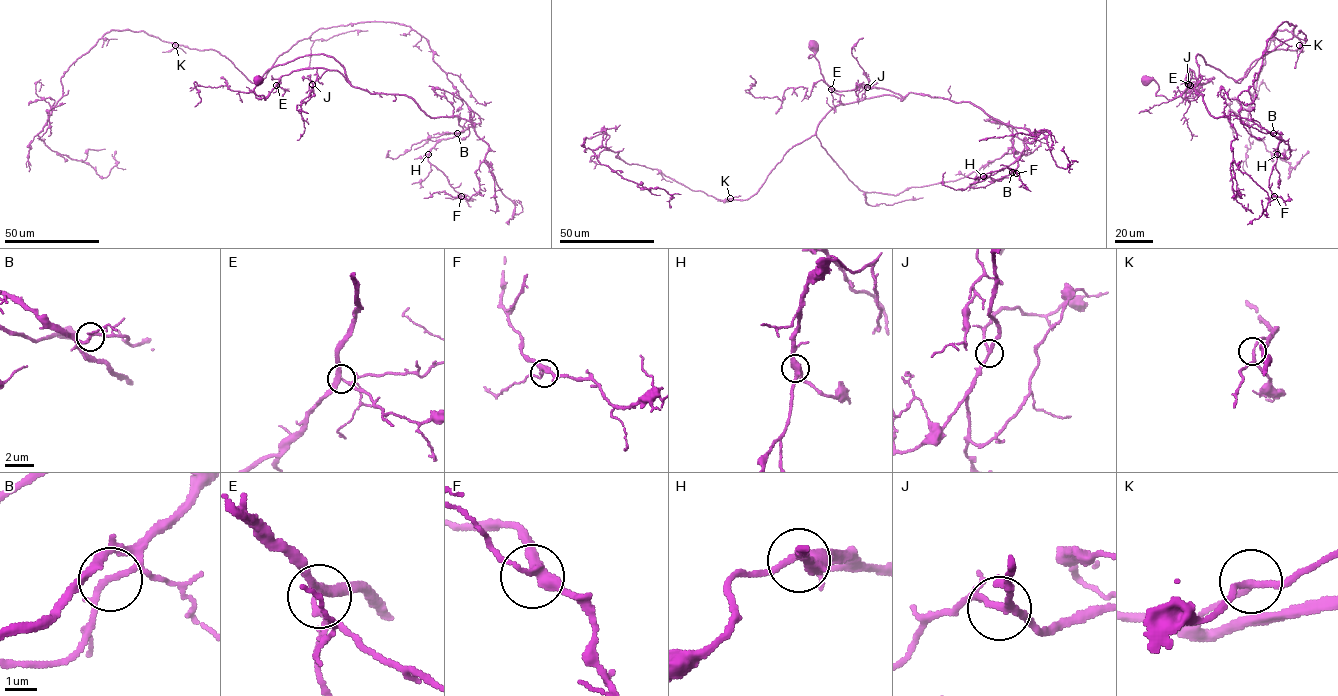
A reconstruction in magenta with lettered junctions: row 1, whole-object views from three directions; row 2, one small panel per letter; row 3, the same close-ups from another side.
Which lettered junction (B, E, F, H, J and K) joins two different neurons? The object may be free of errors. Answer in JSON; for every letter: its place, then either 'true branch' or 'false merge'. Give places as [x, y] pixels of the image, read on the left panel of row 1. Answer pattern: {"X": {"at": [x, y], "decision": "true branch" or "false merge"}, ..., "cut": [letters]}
{"B": {"at": [457, 133], "decision": "true branch"}, "E": {"at": [276, 85], "decision": "true branch"}, "F": {"at": [461, 196], "decision": "true branch"}, "H": {"at": [428, 154], "decision": "true branch"}, "J": {"at": [312, 84], "decision": "true branch"}, "K": {"at": [175, 45], "decision": "true branch"}, "cut": []}

